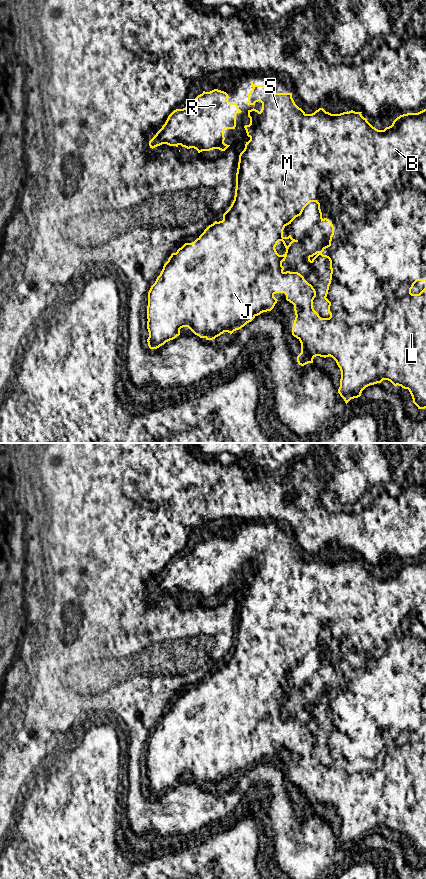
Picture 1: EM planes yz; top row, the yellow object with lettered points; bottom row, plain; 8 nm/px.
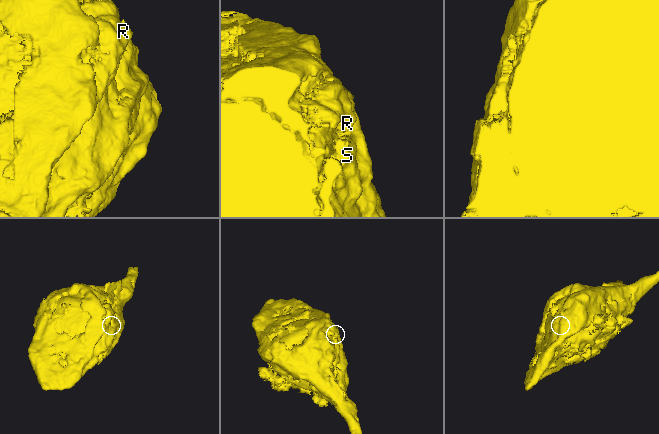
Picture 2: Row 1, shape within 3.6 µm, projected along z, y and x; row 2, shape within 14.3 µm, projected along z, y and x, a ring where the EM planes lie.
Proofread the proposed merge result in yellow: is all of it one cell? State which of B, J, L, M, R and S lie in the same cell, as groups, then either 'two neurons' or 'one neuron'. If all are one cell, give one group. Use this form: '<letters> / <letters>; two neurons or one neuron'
B J L M R S; one neuron

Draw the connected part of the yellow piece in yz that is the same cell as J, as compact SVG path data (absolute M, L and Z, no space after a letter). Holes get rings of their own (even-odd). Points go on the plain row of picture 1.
M252 530L252 538L248 542L248 553L255 553L256 550L260 549L262 551L262 557L259 560L256 557L248 558L248 565L250 566L250 572L245 573L244 576L246 578L247 584L250 586L248 590L245 592L244 598L239 603L238 616L236 621L236 637L234 648L229 655L229 657L223 662L222 669L215 669L213 672L209 673L204 680L192 691L185 691L181 696L177 698L176 701L172 701L169 705L168 709L164 712L163 717L160 723L157 725L155 731L151 734L148 740L148 754L147 754L147 777L149 780L149 785L147 787L148 794L150 797L157 797L160 794L164 793L166 790L175 787L180 783L180 777L183 775L188 775L195 783L200 786L205 786L206 788L213 788L216 785L220 784L224 780L228 780L232 782L234 779L241 777L247 771L251 770L256 764L260 763L263 760L271 759L275 752L277 751L277 747L274 745L276 741L284 741L286 743L286 748L294 753L295 759L295 768L292 775L292 783L296 785L301 791L301 801L297 804L297 810L299 813L304 814L308 811L313 811L313 807L316 804L320 805L332 805L341 819L341 827L340 827L340 835L338 837L338 841L344 847L347 852L351 847L358 846L361 844L362 839L370 834L377 831L381 831L383 828L390 829L394 834L401 834L404 837L408 837L413 851L418 855L418 857L426 856L426 735L419 742L412 742L411 737L417 729L426 729L426 557L418 560L418 561L407 561L400 563L397 565L391 574L386 575L384 578L378 578L373 575L366 566L362 564L362 560L355 560L353 558L343 560L340 562L331 562L326 560L323 556L319 556L312 562L306 562L301 556L299 556L293 546L292 541L272 541L269 537L267 537L264 533L255 533ZM316 650L318 652L318 658L320 661L320 667L322 669L328 669L332 675L332 682L330 684L329 692L322 696L321 699L316 699L312 703L308 704L308 709L313 711L314 708L321 703L322 705L326 705L330 709L330 727L327 733L326 741L324 747L329 751L328 753L328 761L330 762L329 766L321 766L319 762L313 756L313 748L316 745L316 739L311 732L309 732L304 725L298 720L284 720L284 715L282 714L282 710L285 709L288 701L288 697L293 690L298 690L289 683L288 685L283 684L284 676L291 672L291 670L298 664L300 664L304 658L304 656L310 651ZM282 689L286 700L283 703L279 703L275 697L277 691Z

